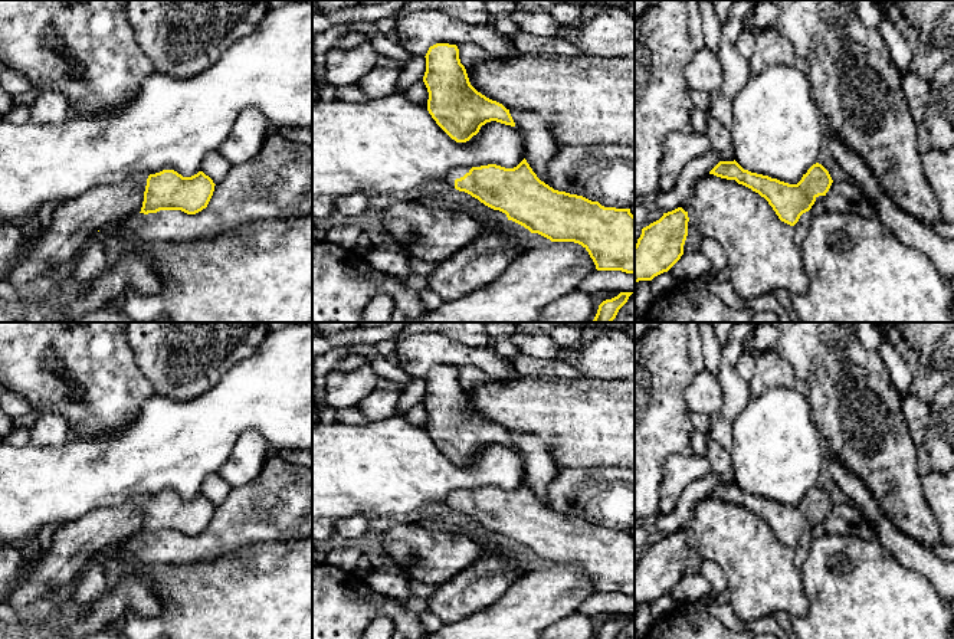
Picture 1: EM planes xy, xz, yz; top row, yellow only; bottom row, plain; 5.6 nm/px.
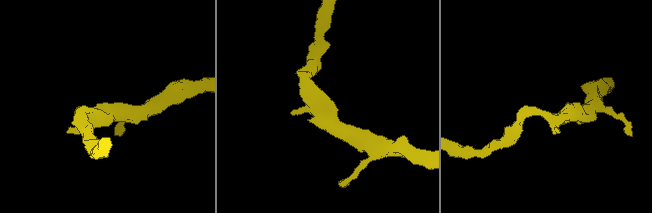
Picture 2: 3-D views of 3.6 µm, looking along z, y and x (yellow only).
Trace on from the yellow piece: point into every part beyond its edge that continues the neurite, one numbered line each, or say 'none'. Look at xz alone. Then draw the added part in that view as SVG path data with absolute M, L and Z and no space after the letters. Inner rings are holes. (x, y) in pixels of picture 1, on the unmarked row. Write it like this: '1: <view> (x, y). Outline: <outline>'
1: xz (452, 497). Outline: M456 489L449 492L445 499L445 505L455 511L455 502L463 499L466 495L469 495L469 492L469 489Z

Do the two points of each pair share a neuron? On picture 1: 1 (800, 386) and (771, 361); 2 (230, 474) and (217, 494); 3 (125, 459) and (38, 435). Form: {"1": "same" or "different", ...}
{"1": "same", "2": "different", "3": "different"}

